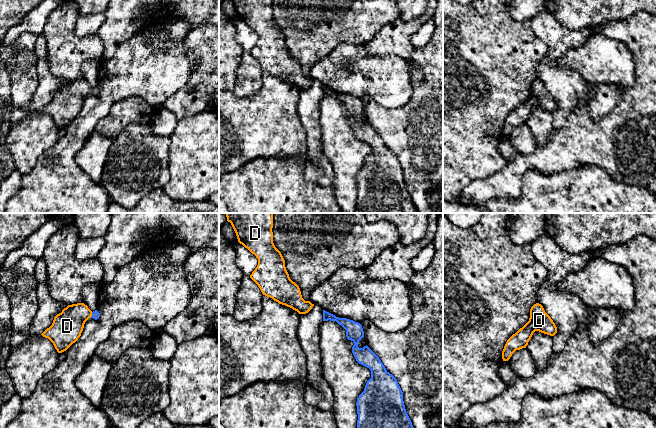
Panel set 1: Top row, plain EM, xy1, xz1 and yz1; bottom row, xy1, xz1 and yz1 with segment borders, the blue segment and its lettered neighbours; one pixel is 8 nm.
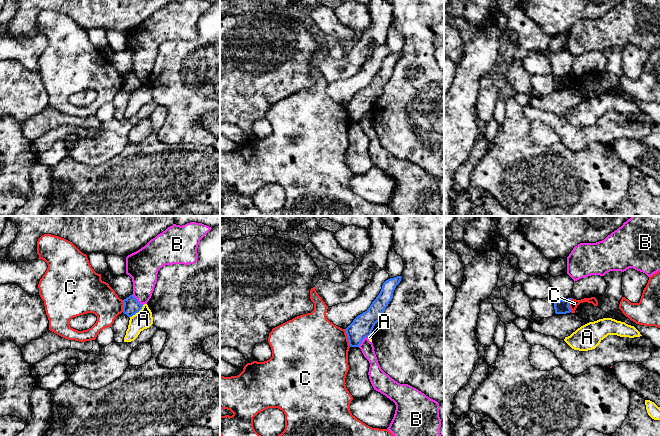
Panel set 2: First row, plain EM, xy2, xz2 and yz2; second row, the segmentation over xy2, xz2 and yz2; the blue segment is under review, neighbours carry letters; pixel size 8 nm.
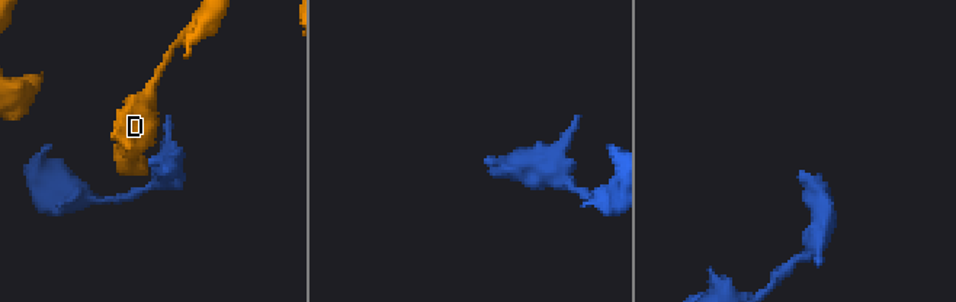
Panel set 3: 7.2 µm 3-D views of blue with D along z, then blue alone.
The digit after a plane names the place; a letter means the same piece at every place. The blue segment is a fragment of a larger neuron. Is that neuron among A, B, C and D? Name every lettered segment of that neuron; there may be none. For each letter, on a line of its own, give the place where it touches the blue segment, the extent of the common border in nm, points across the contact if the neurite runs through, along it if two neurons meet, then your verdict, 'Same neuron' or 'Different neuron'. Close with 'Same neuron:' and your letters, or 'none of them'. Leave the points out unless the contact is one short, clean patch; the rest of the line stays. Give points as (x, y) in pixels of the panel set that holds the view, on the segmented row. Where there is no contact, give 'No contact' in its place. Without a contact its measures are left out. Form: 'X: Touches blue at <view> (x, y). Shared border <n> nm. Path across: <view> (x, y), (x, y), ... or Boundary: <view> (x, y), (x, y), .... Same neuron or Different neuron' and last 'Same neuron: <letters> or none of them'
A: Touches blue at xy2 (136, 312). Shared border 160 nm. Different neuron
B: Touches blue at xz2 (362, 340). Shared border 120 nm. Boundary: xz2 (367, 336), (358, 346). Different neuron
C: Touches blue at xz2 (348, 338). Shared border 150 nm. Boundary: xz2 (344, 329), (350, 346). Different neuron
D: Touches blue at xy1 (92, 315). Shared border 50 nm. Path across: xy1 (95, 314), (92, 315), (78, 315), (67, 326). Same neuron
Same neuron: D

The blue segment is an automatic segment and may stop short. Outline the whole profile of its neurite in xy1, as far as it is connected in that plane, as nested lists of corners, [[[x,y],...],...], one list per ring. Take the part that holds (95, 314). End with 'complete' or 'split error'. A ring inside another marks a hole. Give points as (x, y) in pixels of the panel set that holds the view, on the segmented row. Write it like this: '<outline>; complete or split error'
[[[84,303],[68,305],[41,335],[53,343],[58,353],[62,353],[78,340],[89,318],[97,320],[99,317],[97,310],[92,312]]]; split error

